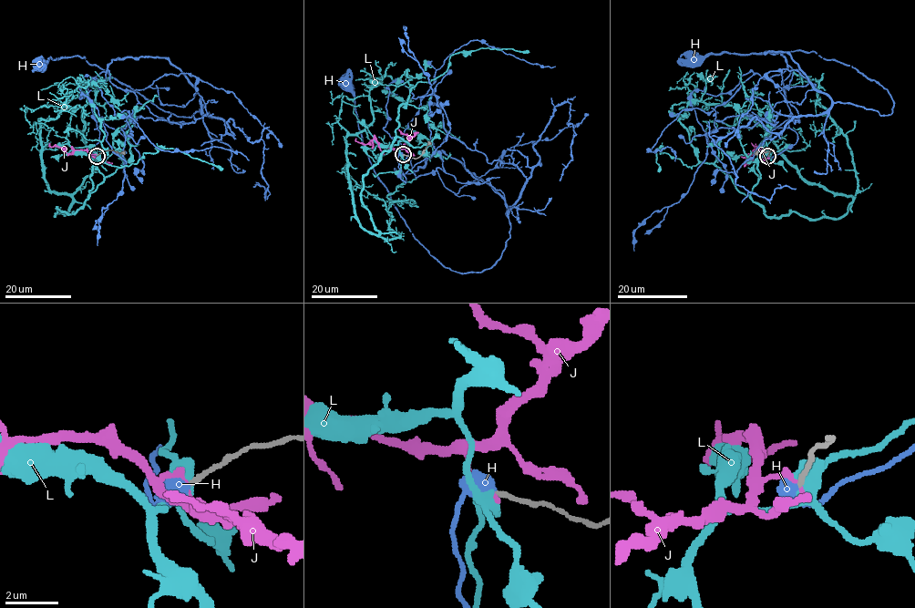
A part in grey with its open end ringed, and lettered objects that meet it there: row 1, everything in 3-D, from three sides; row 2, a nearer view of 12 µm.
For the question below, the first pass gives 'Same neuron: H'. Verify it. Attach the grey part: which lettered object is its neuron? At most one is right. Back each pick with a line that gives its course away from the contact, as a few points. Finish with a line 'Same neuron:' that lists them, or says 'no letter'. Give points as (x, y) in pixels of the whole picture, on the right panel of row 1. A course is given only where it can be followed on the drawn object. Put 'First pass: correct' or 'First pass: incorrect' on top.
First pass: correct
H: via (767, 156), (797, 135), (786, 60), (765, 52), (834, 102), (894, 102), (814, 51), (693, 59)
Same neuron: H

